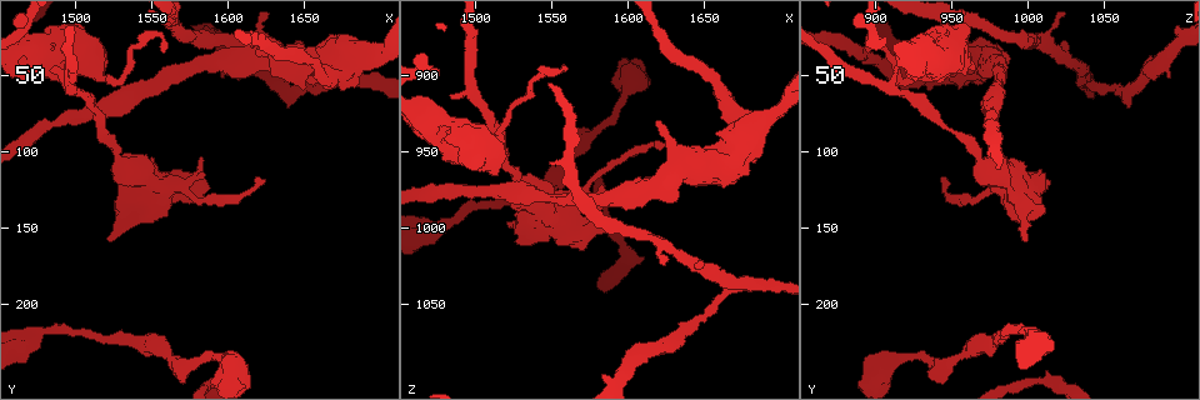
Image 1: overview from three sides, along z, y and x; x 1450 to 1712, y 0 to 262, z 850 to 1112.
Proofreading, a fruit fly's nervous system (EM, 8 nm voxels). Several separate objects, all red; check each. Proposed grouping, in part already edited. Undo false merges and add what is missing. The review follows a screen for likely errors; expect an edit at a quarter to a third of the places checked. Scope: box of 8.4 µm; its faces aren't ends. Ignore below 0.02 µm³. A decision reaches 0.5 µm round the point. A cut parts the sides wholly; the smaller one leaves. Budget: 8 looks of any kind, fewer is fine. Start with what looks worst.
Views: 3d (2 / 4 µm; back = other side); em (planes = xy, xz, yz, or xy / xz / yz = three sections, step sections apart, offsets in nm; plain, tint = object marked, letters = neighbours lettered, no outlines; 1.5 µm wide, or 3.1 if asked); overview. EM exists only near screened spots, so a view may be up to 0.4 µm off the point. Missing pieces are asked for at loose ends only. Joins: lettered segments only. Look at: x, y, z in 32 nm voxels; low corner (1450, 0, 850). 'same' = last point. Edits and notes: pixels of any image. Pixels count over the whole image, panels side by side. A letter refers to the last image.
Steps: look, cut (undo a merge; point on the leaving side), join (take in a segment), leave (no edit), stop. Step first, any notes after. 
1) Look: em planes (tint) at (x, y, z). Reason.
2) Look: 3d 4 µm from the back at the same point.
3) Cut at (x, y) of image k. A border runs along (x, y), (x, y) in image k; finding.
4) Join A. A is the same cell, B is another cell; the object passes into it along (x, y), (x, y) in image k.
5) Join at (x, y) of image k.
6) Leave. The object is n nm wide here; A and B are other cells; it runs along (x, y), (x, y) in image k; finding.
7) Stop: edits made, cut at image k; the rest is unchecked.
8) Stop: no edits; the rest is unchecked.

Look: em planes (letters) at (1668, 54, 1038). Three arms meet.

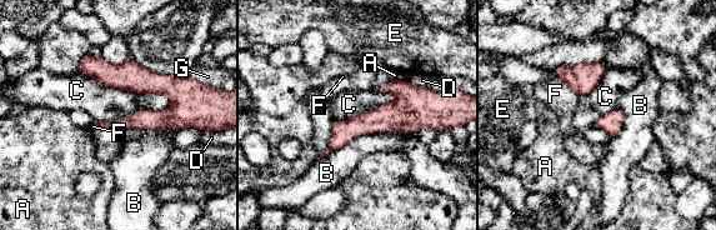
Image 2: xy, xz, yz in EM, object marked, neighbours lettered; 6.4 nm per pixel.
Leave. A, B, C, D, E, F and G are other cells; continuous, no second neuron.

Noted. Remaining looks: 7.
Look: 3d 4 µm at (1592, 232, 926). Sudden change in width.

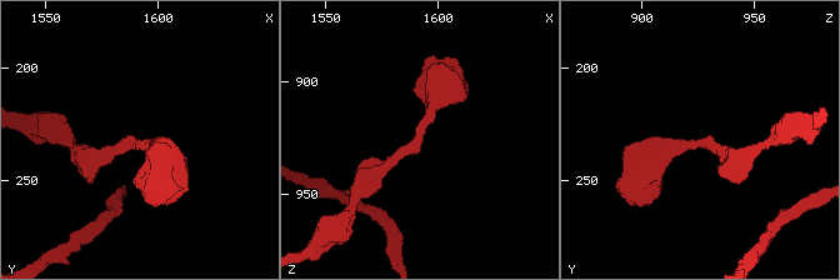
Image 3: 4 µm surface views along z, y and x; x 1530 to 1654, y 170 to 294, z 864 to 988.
Look: em planes (letters) at (1591, 232, 927). The arms are 220, 460 nm wide.

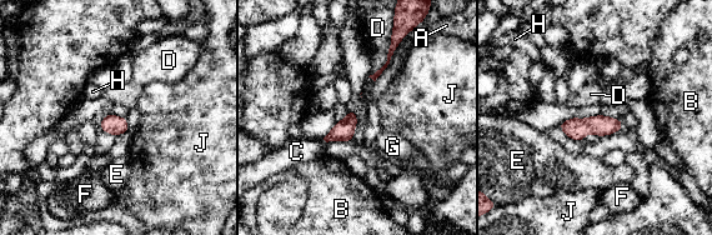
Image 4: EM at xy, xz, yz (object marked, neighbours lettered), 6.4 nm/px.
Leave. The longest contact is with D, 300 nm; A, B, C, D, E, F, G, H and J are other cells; a border runs along (391, 38), (374, 81) in image 4; all the same neuron.

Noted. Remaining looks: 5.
Look: em xz step 4 (letters) at (1570, 120, 1014). Thick end.

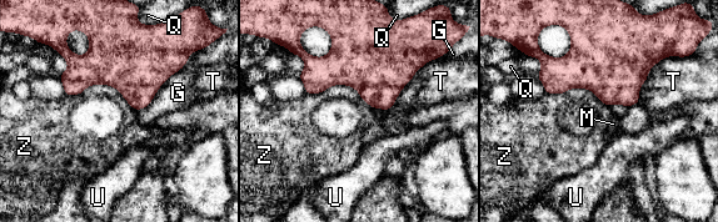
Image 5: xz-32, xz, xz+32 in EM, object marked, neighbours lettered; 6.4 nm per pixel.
Look: em planes (letters) at the same point.

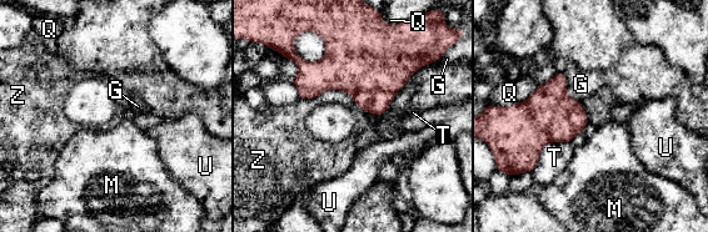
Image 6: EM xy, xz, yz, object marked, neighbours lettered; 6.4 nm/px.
Leave. The longest contact is with T, 340 nm; G, M, Q, T, U and Z are other cells; no lettered segment goes on from it.

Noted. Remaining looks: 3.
Stop: no edits; the rest is unchecked.

